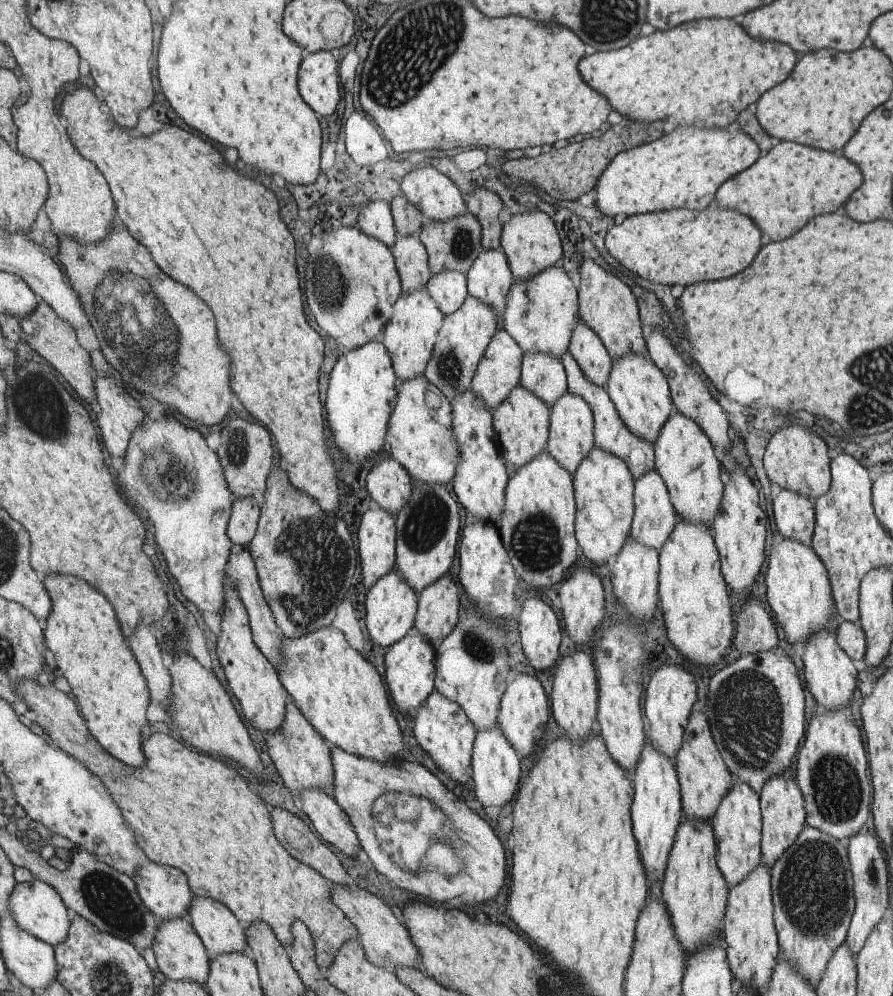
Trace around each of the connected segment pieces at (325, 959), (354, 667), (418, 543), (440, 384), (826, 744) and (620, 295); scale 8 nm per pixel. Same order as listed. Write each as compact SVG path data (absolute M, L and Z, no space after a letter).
M18 679L15 693L36 714L34 723L48 734L48 738L103 781L103 785L118 802L124 820L135 832L136 842L140 851L144 852L146 860L161 865L170 864L174 868L180 868L182 872L188 872L188 882L197 897L212 897L221 903L224 902L246 926L259 920L266 921L285 947L290 946L294 940L291 933L292 923L296 919L303 920L315 940L315 959L324 973L334 962L338 948L348 939L358 938L355 924L352 924L351 919L342 914L340 908L330 900L329 882L326 882L316 869L299 861L291 853L288 854L280 840L276 840L272 832L274 821L270 820L265 800L248 788L246 780L238 772L234 772L228 762L190 750L182 742L174 740L172 733L155 732L144 739L144 754L148 756L146 766L134 768L113 757L90 734L90 729L86 728L87 722L84 722L76 708L76 702L52 683L45 686L36 679Z
M328 625L298 638L283 637L282 640L283 661L277 666L279 679L287 689L290 700L299 707L323 738L331 746L336 745L359 757L368 757L381 763L396 762L402 752L402 732L394 718L388 692L376 668L360 651L350 646L344 633Z
M415 481L411 500L396 514L396 573L417 593L440 580L454 562L456 542L460 536L460 508L452 495L444 485Z
M469 294L458 311L444 318L443 325L437 332L436 344L427 364L425 377L436 385L449 401L458 399L470 390L475 372L497 330L497 318L493 308Z
M819 710L808 724L804 744L797 752L796 781L804 795L807 824L838 840L848 841L850 837L860 833L860 828L864 830L864 822L868 820L868 810L872 802L872 782L866 770L869 767L868 758L860 736L862 736L860 728L848 720L844 710Z
M584 261L579 273L581 274L579 286L581 321L598 334L612 360L622 359L631 354L644 357L646 346L644 346L642 330L640 330L640 312L630 287L622 282L622 278L620 280L616 278L616 272L607 267L601 267L594 261Z

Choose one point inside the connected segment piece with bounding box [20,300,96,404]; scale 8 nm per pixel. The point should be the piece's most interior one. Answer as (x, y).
(54, 338)

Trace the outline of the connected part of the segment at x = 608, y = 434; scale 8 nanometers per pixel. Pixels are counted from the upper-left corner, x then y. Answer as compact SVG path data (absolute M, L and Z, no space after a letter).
M569 351L560 359L563 361L567 373L567 392L583 397L584 400L591 405L595 419L595 447L602 449L604 452L612 453L614 456L620 457L627 463L631 475L636 478L646 475L648 471L654 470L654 444L649 443L643 438L637 437L635 433L624 424L610 394L605 389L596 386L584 376L583 369L579 367L577 360L569 353Z

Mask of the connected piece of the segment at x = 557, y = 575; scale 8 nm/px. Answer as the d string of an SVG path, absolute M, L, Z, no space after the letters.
M546 450L524 467L510 473L505 510L498 522L498 531L511 557L511 563L515 564L516 572L526 584L534 586L534 592L537 588L545 589L558 585L558 582L564 580L572 564L578 560L578 544L574 538L574 516L578 514L572 484L575 484L572 482L572 474Z

